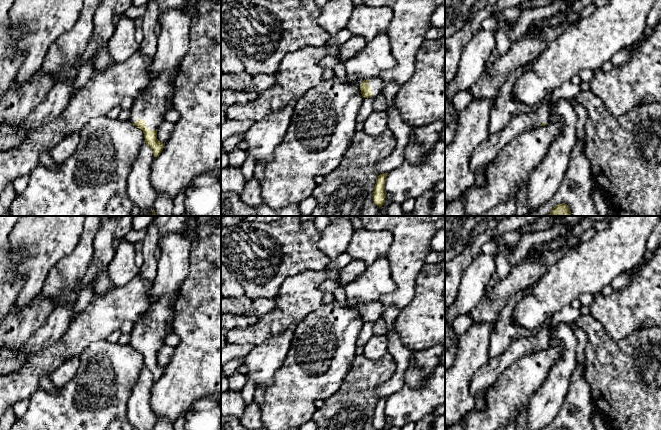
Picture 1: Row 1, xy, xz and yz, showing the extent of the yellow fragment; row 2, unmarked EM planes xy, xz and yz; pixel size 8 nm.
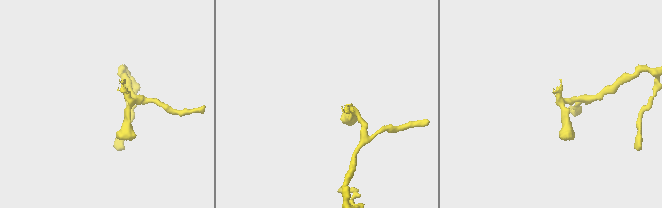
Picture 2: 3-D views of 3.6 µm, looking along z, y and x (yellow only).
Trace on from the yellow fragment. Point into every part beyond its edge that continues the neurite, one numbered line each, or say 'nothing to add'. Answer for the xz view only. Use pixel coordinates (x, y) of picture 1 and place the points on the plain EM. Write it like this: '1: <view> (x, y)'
1: xz (376, 281)

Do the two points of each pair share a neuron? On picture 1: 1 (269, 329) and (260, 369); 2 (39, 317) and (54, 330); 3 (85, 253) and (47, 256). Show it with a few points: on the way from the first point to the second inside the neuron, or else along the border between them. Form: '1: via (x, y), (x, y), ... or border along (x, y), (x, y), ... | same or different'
1: border along (287, 328), (253, 346) | different
2: border along (56, 306), (45, 323), (33, 334), (31, 340) | different
3: border along (79, 236), (75, 247), (49, 272) | different

